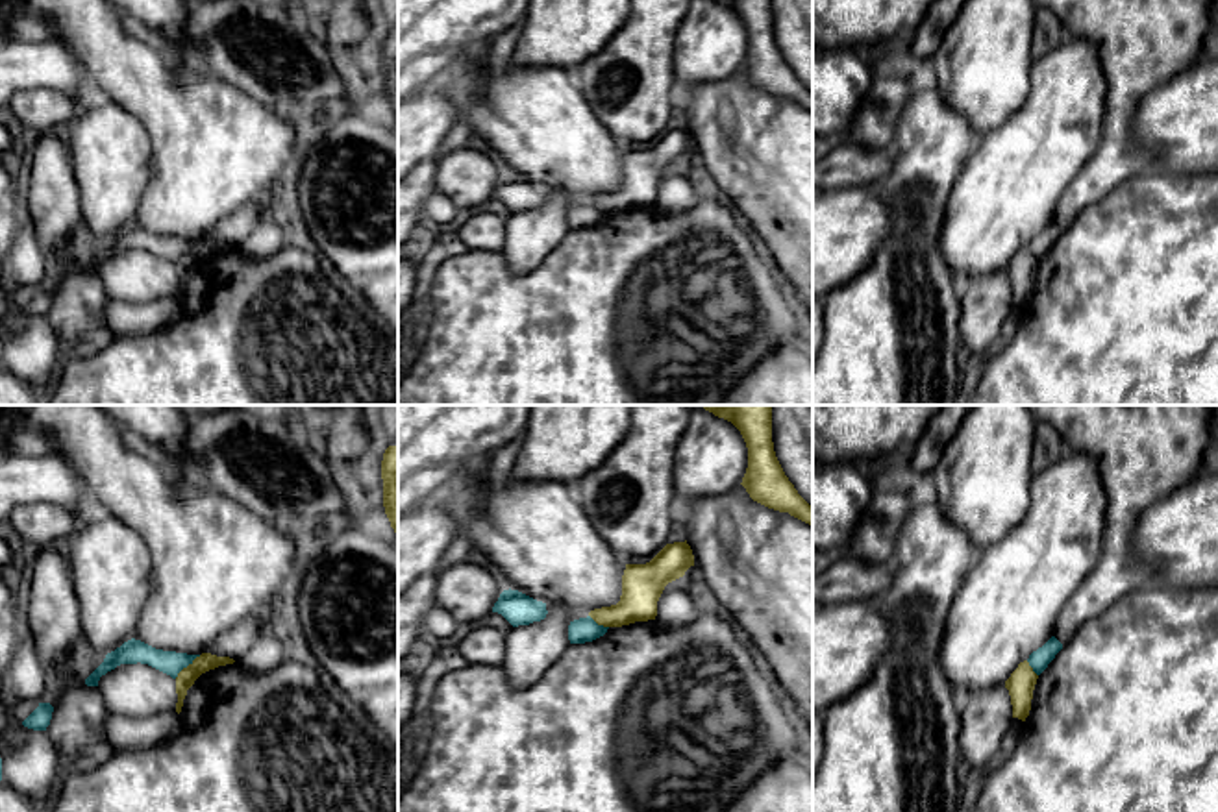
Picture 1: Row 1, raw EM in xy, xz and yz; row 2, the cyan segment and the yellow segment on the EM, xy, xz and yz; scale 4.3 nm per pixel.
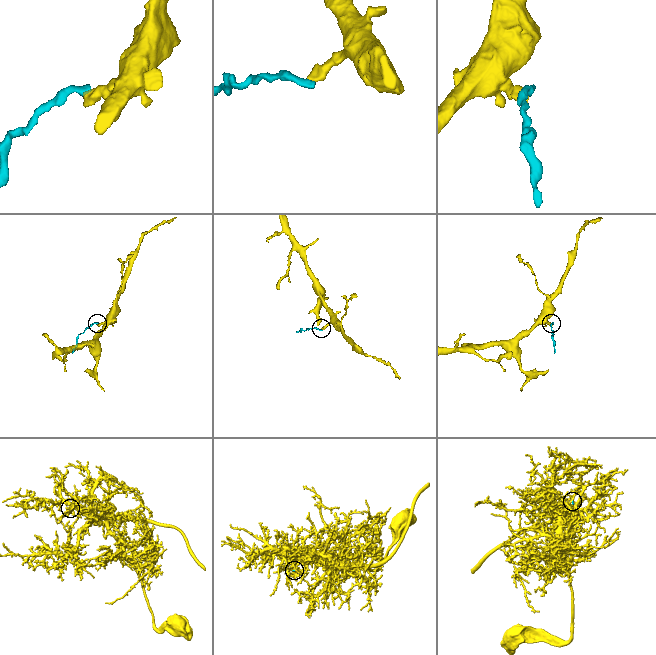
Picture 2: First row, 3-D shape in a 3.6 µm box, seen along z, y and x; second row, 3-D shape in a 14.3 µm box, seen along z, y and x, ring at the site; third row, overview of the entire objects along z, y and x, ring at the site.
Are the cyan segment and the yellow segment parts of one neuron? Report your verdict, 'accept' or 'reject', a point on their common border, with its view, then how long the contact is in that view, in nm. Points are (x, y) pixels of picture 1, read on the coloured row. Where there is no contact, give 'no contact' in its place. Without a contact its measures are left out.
reject; meets cyan in xy at (187, 664); contact 160 nm long

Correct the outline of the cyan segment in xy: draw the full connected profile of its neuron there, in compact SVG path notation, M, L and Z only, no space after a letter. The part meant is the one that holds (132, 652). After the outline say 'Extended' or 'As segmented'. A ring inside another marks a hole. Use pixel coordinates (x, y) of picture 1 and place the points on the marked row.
M128 640L115 651L107 653L104 662L85 679L87 686L98 686L98 681L107 671L115 670L120 664L148 664L172 679L178 677L178 673L193 664L193 660L200 655L187 655L187 653L176 653L176 651L163 651L155 649L141 640Z. As segmented

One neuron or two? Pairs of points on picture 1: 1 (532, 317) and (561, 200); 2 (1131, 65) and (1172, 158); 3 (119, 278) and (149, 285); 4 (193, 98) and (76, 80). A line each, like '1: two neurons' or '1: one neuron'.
1: two neurons
2: two neurons
3: one neuron
4: two neurons

